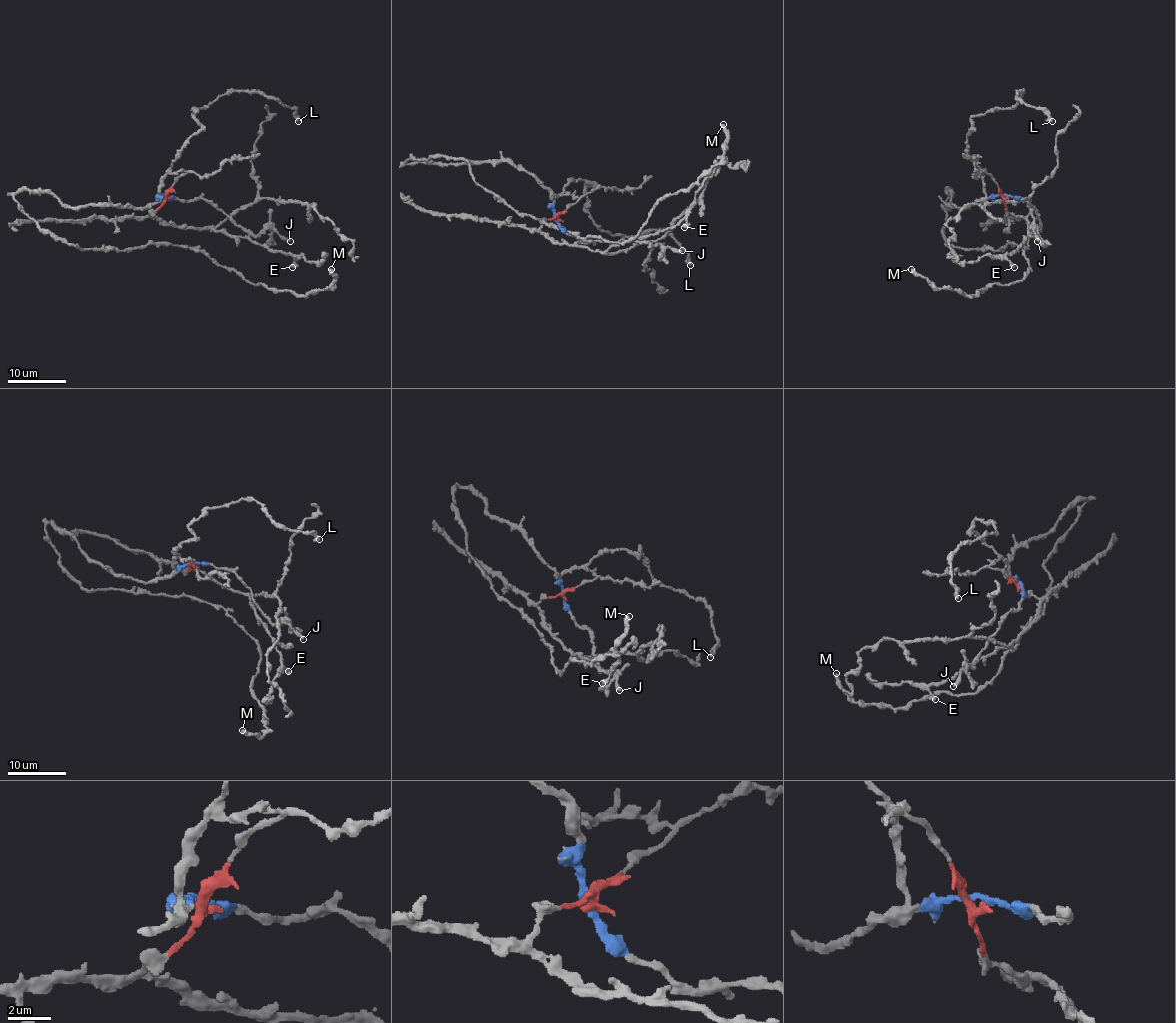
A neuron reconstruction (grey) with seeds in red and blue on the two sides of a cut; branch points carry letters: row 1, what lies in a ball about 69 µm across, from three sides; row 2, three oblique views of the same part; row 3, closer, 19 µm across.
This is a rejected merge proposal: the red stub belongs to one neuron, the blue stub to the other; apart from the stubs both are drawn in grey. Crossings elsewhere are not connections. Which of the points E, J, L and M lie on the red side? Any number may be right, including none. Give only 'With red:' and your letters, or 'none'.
With red: E

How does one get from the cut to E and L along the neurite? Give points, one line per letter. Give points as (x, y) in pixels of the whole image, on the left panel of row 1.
E: (164, 196), (161, 205), (148, 215), (167, 224), (213, 228), (250, 238), (292, 256), (292, 267)
L: (164, 196), (159, 186), (167, 170), (200, 127), (197, 108), (234, 91), (248, 91), (295, 110), (298, 122)

